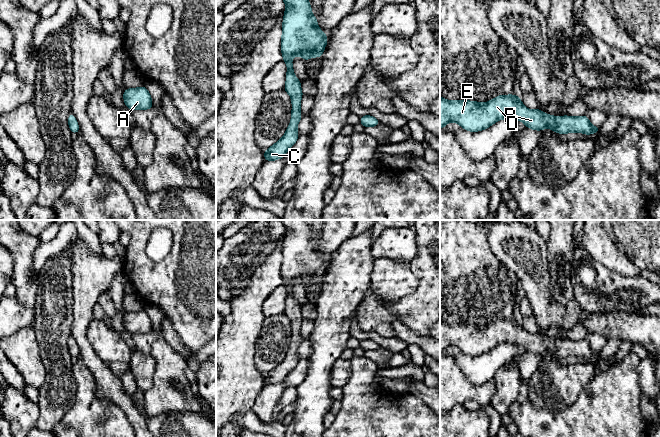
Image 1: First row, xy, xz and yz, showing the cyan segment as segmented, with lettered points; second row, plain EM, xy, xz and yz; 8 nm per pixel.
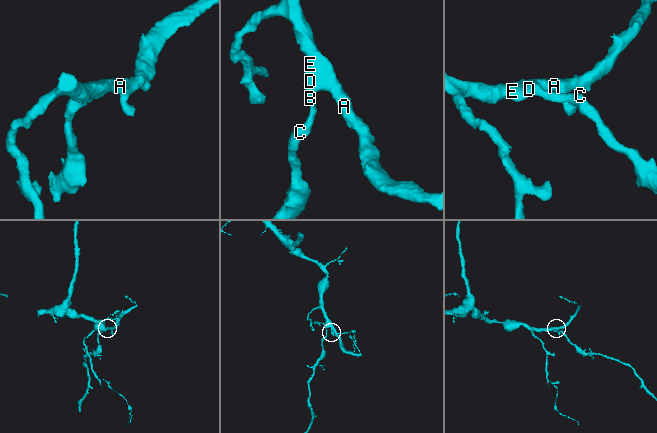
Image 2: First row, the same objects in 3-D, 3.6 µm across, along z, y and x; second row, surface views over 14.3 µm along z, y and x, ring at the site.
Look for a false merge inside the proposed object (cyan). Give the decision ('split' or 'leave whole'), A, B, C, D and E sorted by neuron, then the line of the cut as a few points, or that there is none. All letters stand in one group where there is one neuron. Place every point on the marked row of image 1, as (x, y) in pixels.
leave whole | A B C D E | no cut

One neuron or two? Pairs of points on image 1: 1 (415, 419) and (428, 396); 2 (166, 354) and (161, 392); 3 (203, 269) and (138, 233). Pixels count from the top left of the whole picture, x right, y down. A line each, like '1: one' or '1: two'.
1: two
2: one
3: one

